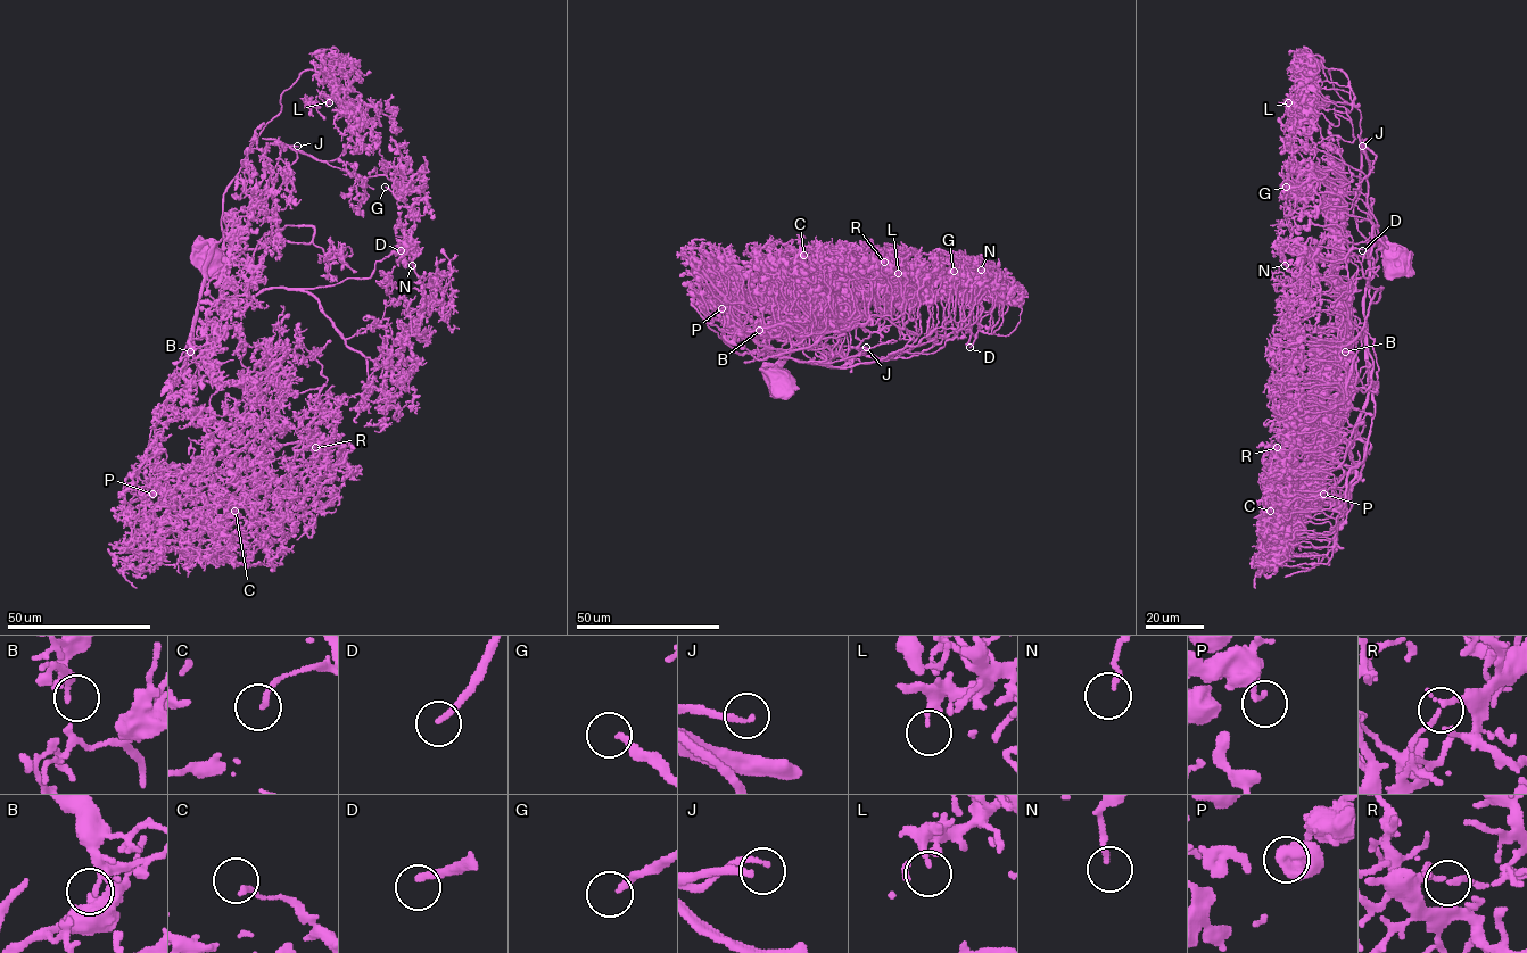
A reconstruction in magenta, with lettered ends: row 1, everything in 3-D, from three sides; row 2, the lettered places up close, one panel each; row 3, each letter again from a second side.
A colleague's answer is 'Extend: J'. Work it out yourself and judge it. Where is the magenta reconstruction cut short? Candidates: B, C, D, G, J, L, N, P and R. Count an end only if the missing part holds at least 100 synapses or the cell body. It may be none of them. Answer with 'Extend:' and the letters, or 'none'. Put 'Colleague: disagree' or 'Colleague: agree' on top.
Colleague: agree
Extend: J

